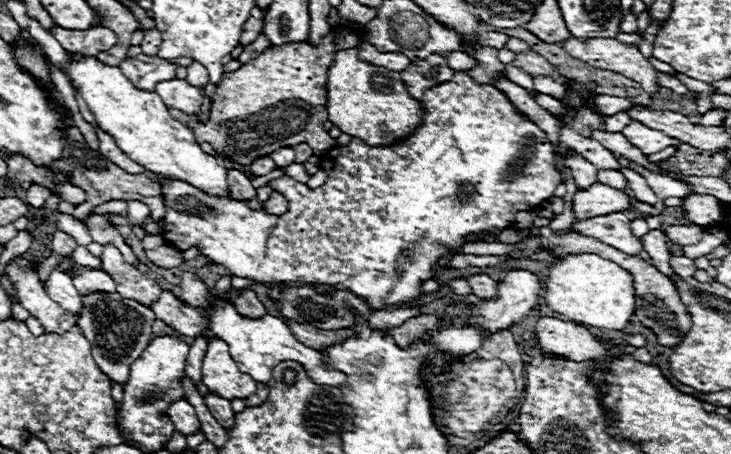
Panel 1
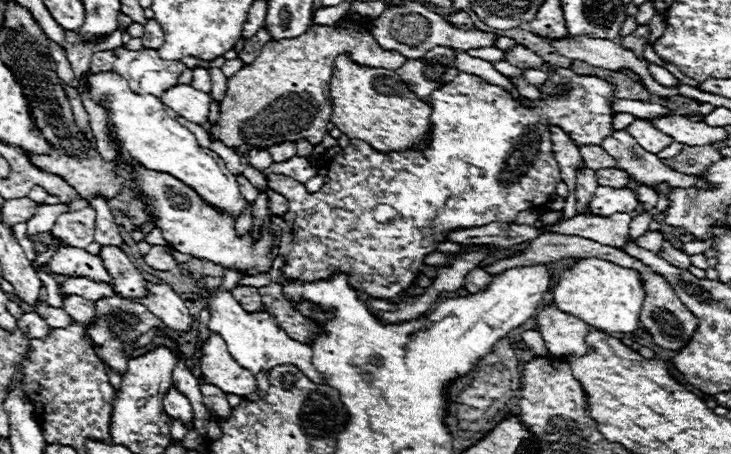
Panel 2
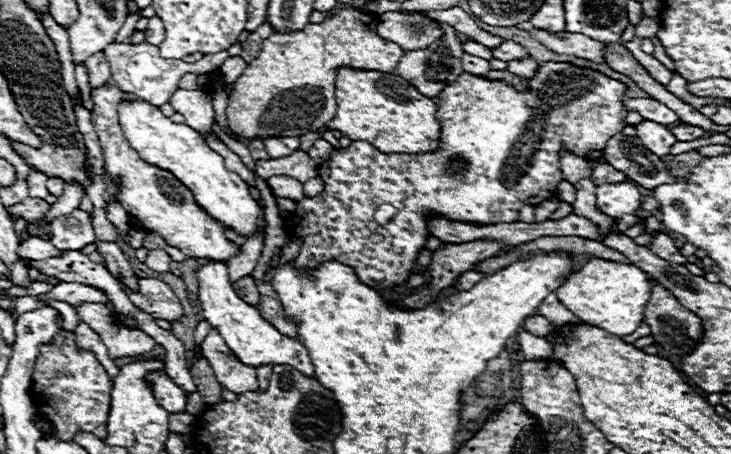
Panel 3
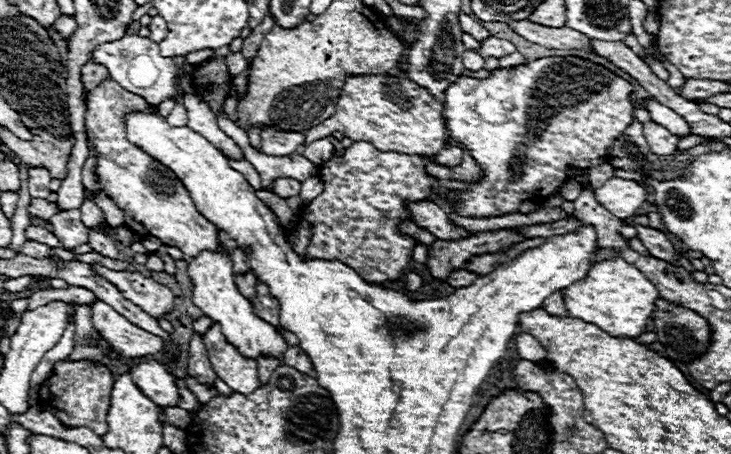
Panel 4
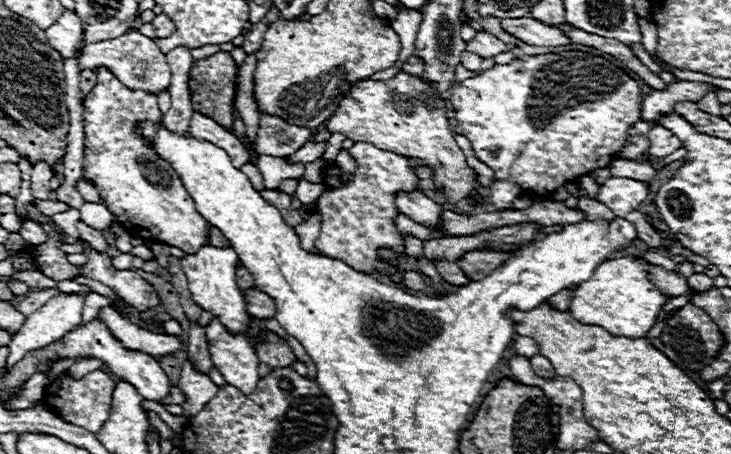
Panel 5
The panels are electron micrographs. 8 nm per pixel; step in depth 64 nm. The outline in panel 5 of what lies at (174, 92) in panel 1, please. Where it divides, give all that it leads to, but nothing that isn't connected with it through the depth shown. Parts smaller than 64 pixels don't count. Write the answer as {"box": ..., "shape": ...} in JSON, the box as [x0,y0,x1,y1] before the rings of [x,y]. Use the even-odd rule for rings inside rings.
{"box":[188,112,248,168],"shape":[[[194,112],[188,132],[198,136],[204,142],[210,142],[210,144],[226,150],[228,156],[232,158],[234,168],[242,168],[248,162],[248,150],[244,148],[244,144],[232,132],[226,132],[222,126],[218,126],[214,120]]]}

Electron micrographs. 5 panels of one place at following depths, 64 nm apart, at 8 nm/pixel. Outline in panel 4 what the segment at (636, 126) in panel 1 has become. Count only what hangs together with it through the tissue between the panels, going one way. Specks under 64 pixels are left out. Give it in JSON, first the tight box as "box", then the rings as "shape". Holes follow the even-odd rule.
{"box":[644,122,680,156],"shape":[[[646,122],[644,124],[644,136],[646,136],[646,142],[648,142],[650,150],[656,156],[674,154],[676,152],[676,146],[678,146],[678,140],[680,140],[678,136],[670,134],[664,126],[654,124],[654,122]]]}

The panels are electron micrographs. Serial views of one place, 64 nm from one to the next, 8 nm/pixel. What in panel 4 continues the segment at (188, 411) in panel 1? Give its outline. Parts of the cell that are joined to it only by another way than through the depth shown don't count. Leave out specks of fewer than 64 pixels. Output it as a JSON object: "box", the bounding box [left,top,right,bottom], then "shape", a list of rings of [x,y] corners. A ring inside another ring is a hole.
{"box":[130,358,178,406],"shape":[[[132,358],[130,364],[130,376],[134,384],[158,406],[176,406],[178,402],[178,388],[172,374],[166,372],[166,368],[156,360],[140,360]]]}

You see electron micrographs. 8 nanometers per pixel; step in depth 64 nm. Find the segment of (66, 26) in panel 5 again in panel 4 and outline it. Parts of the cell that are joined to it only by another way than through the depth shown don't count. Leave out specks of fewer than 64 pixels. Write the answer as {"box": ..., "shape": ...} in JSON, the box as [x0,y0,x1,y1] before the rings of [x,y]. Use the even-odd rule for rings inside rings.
{"box":[54,16,76,40],"shape":[[[60,16],[56,22],[54,22],[54,28],[66,38],[66,40],[70,40],[70,36],[74,34],[74,30],[76,30],[76,20],[74,20],[74,16]]]}

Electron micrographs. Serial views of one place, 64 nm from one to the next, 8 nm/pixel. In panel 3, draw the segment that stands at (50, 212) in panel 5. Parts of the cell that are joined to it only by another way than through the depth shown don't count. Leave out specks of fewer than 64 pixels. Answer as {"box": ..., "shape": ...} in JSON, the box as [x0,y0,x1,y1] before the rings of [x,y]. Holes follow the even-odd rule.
{"box":[10,198,50,222],"shape":[[[26,198],[22,202],[18,202],[16,206],[10,208],[10,218],[24,218],[26,222],[30,220],[40,220],[46,218],[46,212],[50,210],[50,204],[46,200],[40,198]]]}

